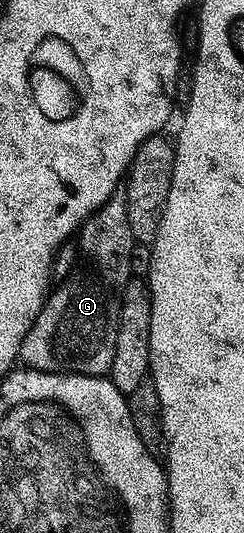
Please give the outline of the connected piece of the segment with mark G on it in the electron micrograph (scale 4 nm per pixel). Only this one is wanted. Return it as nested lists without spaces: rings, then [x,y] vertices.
[[[96,214],[83,221],[77,233],[79,264],[77,260],[77,267],[64,279],[68,280],[48,295],[29,334],[25,334],[19,360],[27,363],[28,369],[40,374],[73,376],[106,377],[110,373],[117,309],[121,289],[128,283],[127,275],[131,272],[133,241],[126,219],[102,220],[101,217]]]

